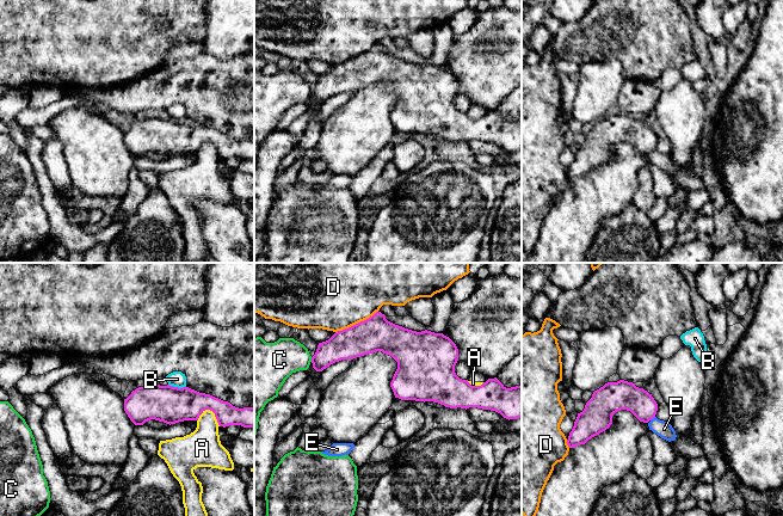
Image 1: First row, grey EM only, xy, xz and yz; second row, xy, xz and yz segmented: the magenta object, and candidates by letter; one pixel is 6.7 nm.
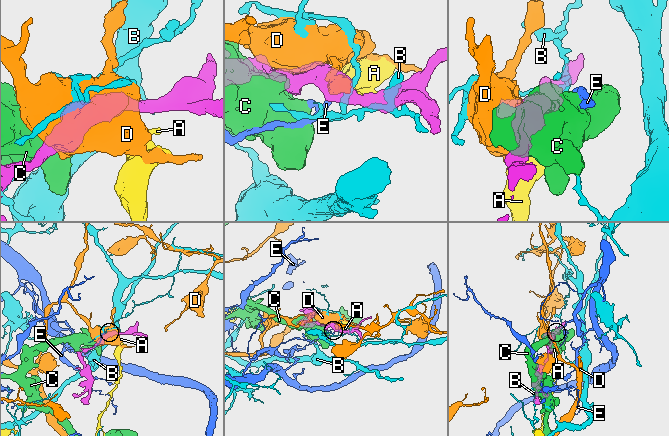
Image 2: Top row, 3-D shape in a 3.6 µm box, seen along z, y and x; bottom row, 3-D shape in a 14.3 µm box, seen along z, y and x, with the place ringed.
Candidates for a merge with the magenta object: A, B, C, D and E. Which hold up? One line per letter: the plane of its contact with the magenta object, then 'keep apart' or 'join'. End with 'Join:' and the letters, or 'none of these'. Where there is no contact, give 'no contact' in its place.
A: meets magenta in xy; keep apart
B: meets magenta in xy; keep apart
C: meets magenta in xz; keep apart
D: meets magenta in xz; keep apart
E: meets magenta in yz; keep apart
Join: none of these

